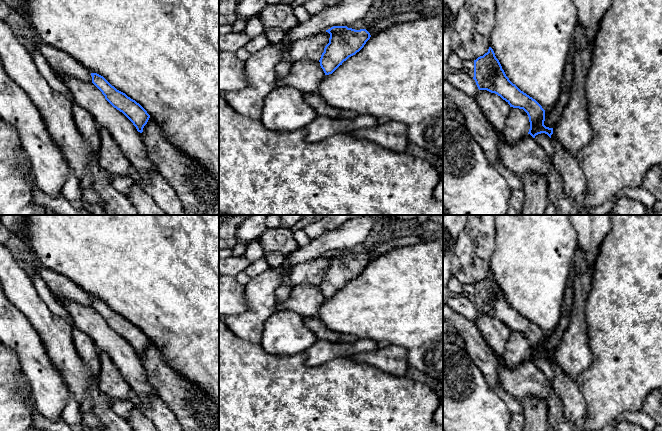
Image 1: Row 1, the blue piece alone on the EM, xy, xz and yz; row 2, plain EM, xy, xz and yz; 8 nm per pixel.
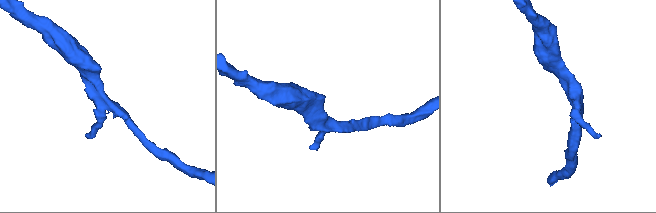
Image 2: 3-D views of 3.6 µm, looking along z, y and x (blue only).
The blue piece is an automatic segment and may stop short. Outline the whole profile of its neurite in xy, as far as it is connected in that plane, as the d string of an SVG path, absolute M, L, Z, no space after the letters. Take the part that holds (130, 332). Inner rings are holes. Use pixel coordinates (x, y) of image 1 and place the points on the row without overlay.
M91 297L91 300L92 307L102 316L105 323L122 336L133 347L138 356L142 357L150 342L147 335L125 317L117 314L103 300L97 297Z

